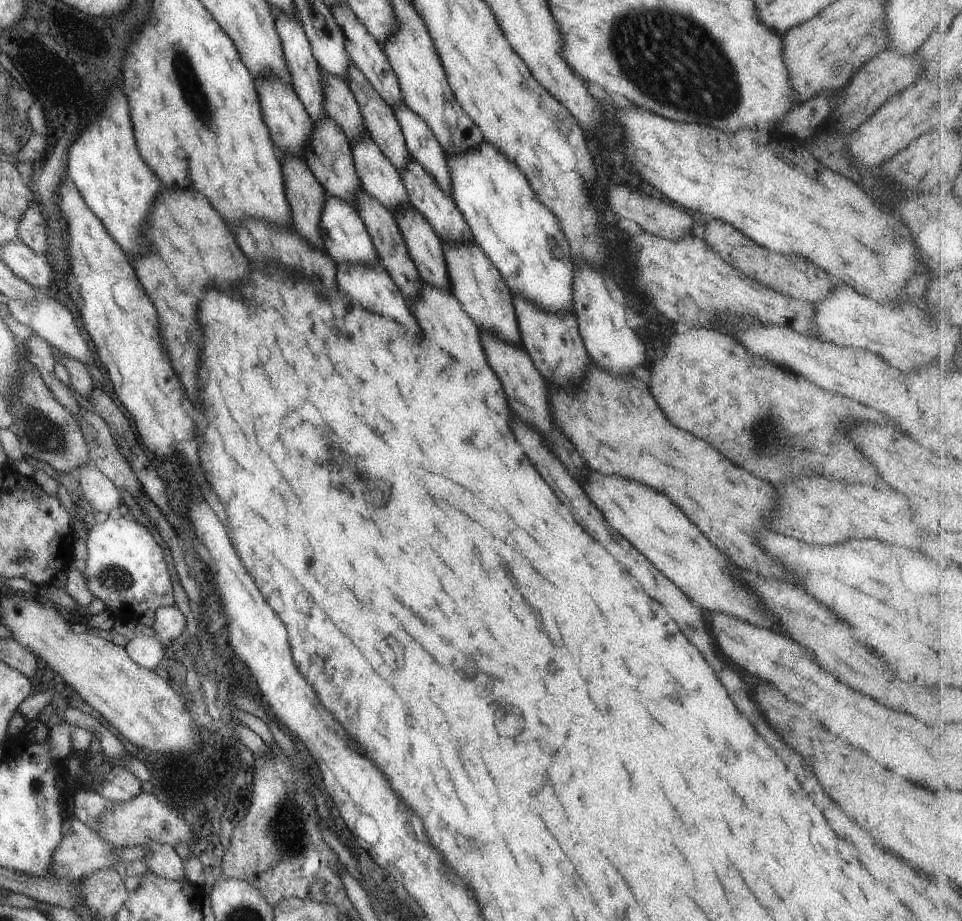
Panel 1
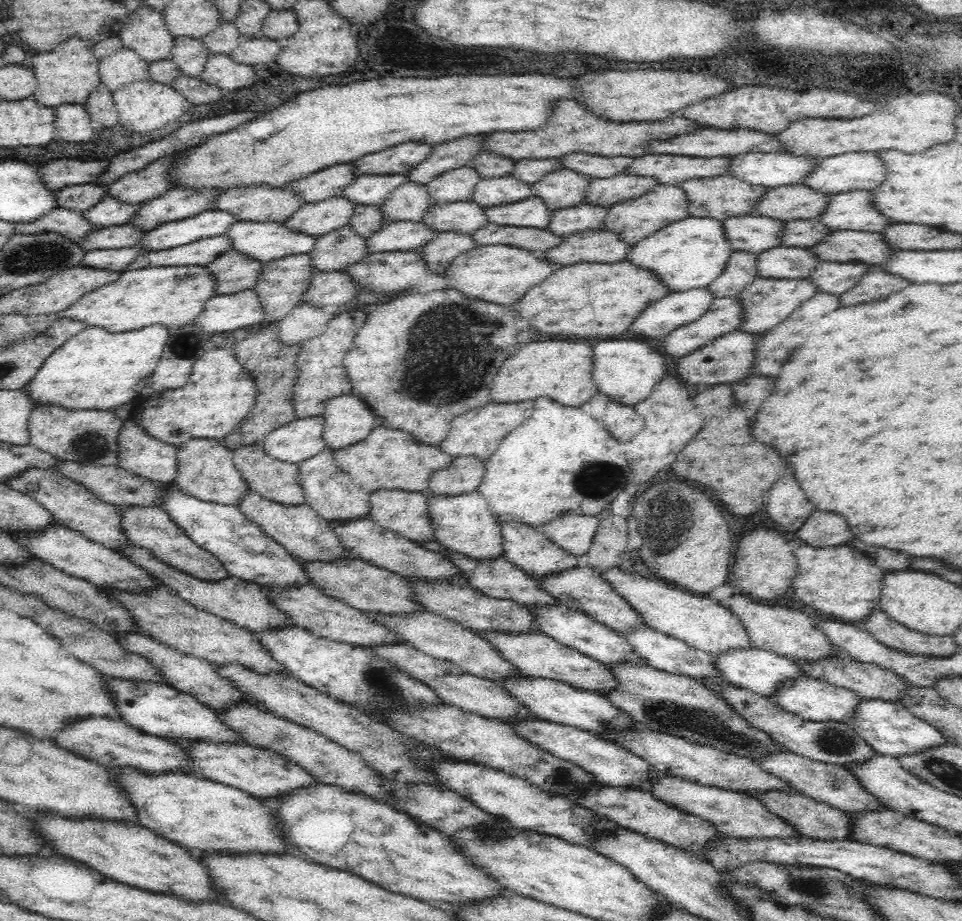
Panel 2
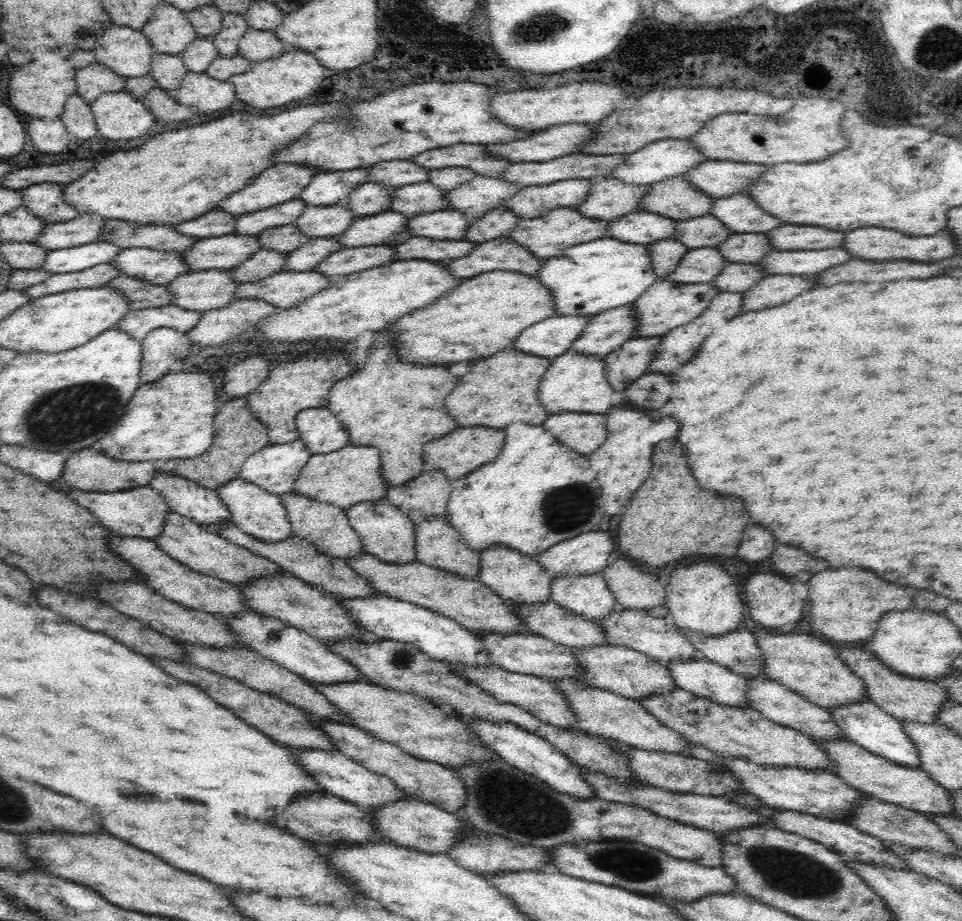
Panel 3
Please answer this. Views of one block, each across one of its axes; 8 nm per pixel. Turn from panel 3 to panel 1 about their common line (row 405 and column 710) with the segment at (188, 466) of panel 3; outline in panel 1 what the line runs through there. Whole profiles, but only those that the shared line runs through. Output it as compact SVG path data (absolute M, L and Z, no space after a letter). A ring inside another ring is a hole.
M719 220L706 224L699 230L699 235L704 240L705 246L715 251L724 262L742 272L746 277L774 289L776 293L784 293L792 299L817 304L833 288L833 284L827 282L827 274L815 268L813 264L809 264L807 260L799 260L799 256L787 256L767 250L764 246L749 240L739 230Z

